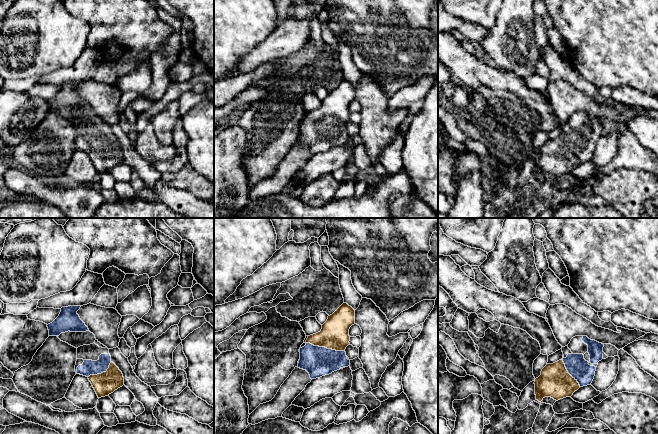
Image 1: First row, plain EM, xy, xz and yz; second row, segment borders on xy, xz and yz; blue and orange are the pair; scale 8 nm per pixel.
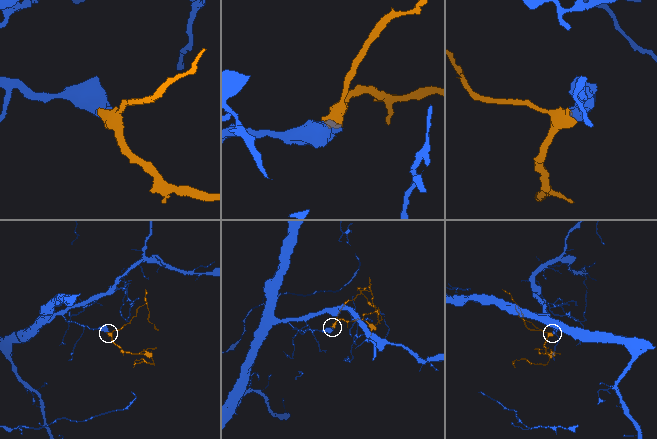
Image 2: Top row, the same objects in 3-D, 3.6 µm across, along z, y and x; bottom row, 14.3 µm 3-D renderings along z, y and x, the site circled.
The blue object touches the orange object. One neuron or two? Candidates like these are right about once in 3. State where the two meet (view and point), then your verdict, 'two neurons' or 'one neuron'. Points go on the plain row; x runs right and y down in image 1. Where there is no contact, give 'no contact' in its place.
contact xz (324, 123); one neuron

